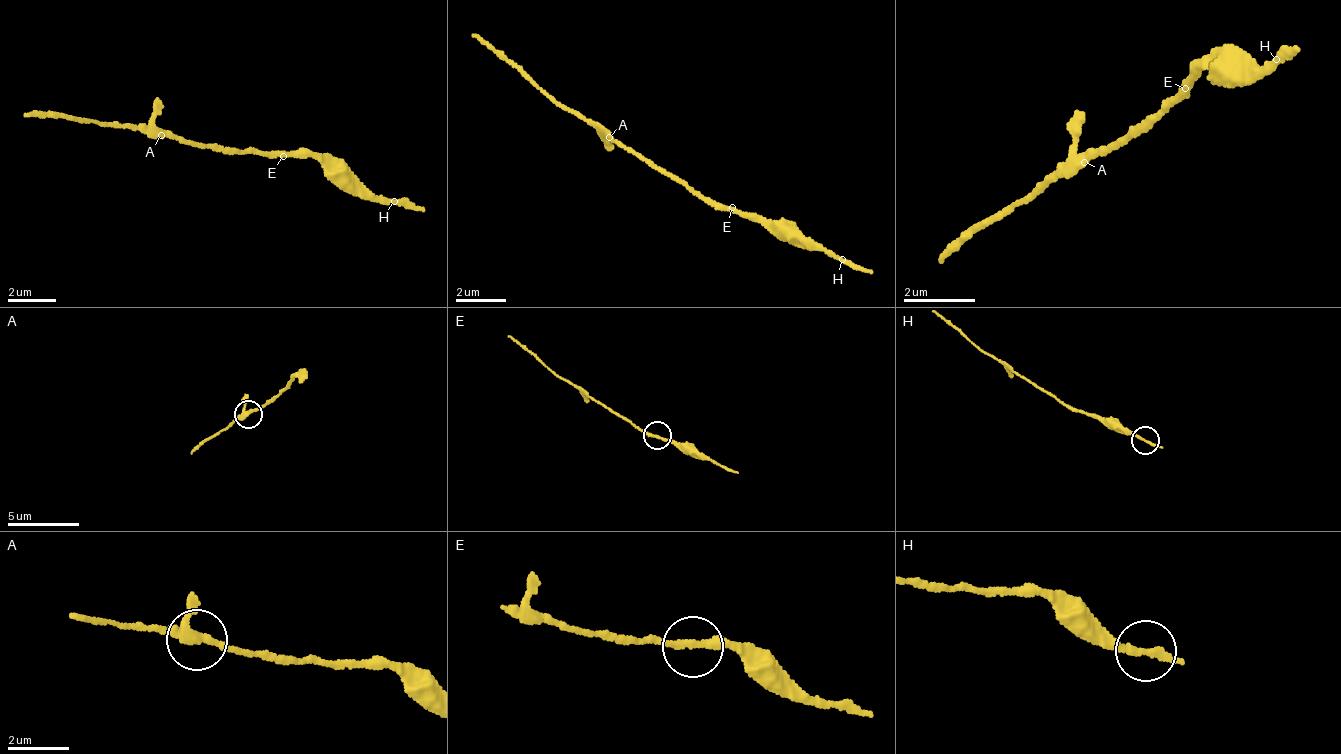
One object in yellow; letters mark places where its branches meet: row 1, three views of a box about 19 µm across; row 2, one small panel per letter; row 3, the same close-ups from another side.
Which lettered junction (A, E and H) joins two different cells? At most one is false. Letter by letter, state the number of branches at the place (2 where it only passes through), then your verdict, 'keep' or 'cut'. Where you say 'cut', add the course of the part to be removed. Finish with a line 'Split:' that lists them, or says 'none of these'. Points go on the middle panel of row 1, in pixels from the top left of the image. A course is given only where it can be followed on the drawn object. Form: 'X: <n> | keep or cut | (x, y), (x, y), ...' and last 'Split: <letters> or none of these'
A: 3 | keep
E: 2 | keep
H: 2 | keep
Split: none of these

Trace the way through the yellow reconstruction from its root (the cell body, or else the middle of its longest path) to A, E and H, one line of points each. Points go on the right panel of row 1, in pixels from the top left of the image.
A: (1136, 130), (1137, 137), (1086, 161), (1086, 165)
E: (1136, 130), (1152, 120), (1160, 105), (1177, 98), (1185, 88)
H: (1136, 130), (1217, 57), (1243, 72), (1276, 59)

